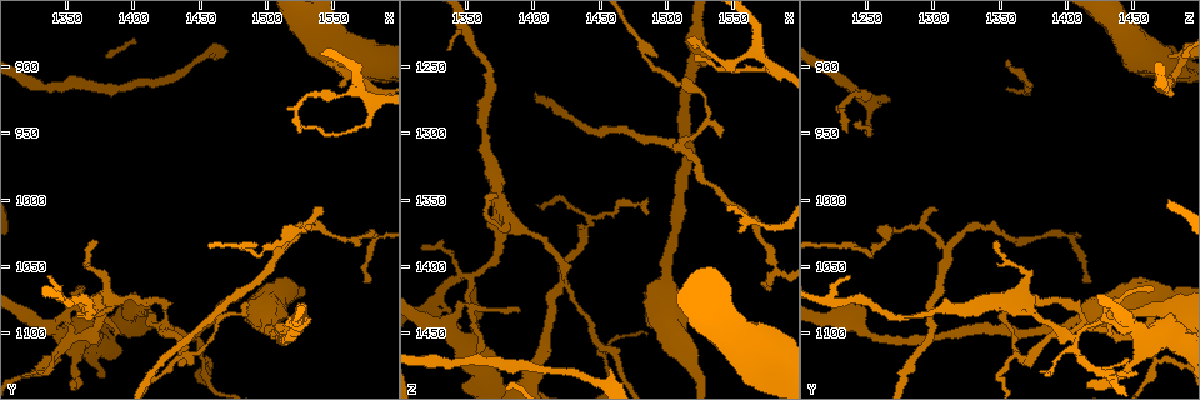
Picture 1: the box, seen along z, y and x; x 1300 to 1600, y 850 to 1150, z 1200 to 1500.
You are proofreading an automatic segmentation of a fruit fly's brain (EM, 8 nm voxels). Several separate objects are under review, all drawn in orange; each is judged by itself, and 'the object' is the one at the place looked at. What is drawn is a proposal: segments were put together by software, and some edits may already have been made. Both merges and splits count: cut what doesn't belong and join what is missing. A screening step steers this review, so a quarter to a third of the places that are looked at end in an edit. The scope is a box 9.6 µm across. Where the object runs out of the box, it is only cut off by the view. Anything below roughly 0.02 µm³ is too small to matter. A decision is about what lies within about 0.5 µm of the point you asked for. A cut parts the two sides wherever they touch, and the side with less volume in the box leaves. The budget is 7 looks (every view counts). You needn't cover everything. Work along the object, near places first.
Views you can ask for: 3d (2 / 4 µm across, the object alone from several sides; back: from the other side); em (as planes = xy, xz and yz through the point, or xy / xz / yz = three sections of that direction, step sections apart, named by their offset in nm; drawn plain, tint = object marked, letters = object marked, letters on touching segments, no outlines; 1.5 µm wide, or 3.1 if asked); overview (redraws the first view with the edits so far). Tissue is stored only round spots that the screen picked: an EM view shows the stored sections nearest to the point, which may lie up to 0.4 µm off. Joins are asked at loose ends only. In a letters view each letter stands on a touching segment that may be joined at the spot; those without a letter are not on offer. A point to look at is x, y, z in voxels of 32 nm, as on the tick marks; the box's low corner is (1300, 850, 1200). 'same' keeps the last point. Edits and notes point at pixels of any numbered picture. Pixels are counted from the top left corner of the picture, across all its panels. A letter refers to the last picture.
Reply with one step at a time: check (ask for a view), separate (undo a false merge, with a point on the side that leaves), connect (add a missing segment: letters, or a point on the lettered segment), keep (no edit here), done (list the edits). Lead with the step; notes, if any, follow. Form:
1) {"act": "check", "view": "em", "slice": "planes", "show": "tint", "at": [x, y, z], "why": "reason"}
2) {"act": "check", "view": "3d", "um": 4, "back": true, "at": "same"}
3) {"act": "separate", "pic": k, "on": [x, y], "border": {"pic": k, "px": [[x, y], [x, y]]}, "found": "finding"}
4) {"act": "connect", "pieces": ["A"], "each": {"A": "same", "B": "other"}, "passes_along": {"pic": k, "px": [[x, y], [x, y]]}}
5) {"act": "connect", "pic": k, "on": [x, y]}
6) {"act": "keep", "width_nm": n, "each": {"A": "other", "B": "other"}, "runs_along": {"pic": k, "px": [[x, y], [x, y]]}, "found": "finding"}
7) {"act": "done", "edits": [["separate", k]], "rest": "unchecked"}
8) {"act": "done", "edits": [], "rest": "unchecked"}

{"act": "check", "view": "3d", "um": 4, "at": [1574, 1062, 1412], "why": "tapers out"}

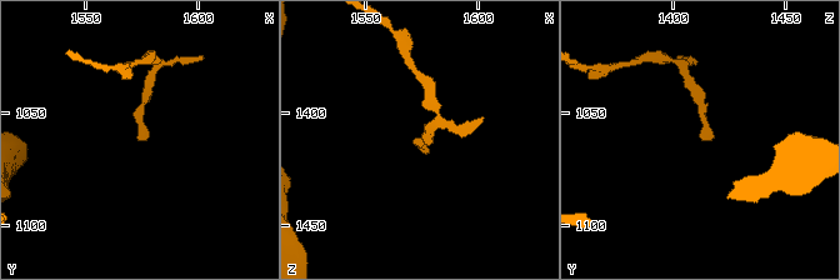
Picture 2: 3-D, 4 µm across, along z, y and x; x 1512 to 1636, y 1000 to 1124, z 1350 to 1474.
{"act": "check", "view": "em", "slice": "planes", "show": "letters", "at": [1573, 1062, 1412]}

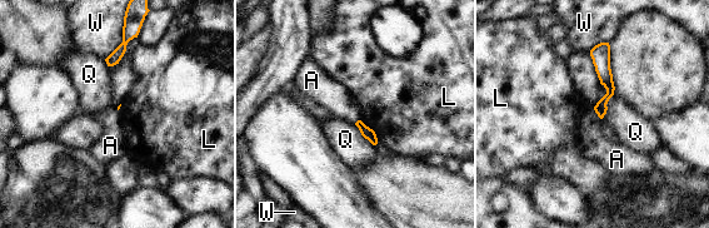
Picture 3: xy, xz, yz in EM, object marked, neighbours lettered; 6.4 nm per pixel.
{"act": "keep", "each": {"A": "other", "L": "other", "Q": "other", "W": "other"}, "runs_along": {"pic": 3, "px": [[605, 45], [609, 94], [600, 113]]}, "found": "no lettered segment goes on from it"}

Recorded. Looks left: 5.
{"act": "check", "view": "em", "slice": "planes", "show": "tint", "at": [1442, 1120, 1368], "why": "thick turns thin"}

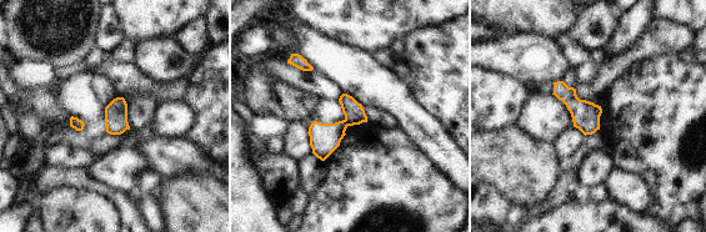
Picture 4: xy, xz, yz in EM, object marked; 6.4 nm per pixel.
{"act": "check", "view": "em", "slice": "planes", "show": "letters", "at": "same"}

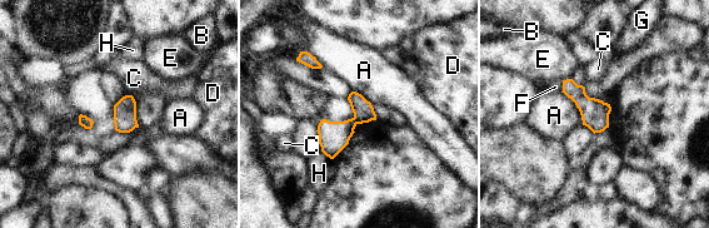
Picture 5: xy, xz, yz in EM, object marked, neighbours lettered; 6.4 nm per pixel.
{"act": "separate", "pic": 5, "on": [363, 110], "width_nm": 130, "each": {"A": "other", "B": "other", "C": "other", "D": "other", "E": "other", "F": "other", "G": "other", "H": "other"}, "border": {"pic": 5, "px": [[353, 118], [357, 123]]}, "found": "a second neuron is stuck on"}

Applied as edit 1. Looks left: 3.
{"act": "check", "view": "overview", "why": "redraw"}

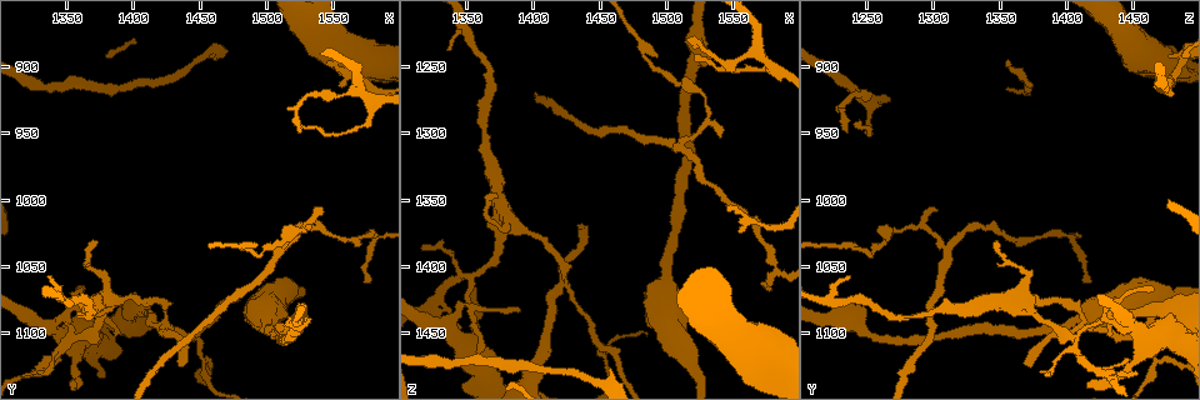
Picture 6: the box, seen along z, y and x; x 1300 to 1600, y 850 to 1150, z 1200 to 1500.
{"act": "check", "view": "em", "slice": "yz", "step": 8, "show": "letters", "at": [1510, 1034, 1306], "why": "branch point"}

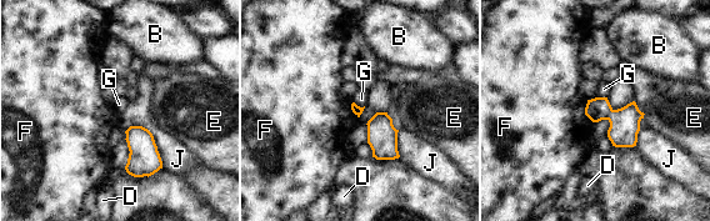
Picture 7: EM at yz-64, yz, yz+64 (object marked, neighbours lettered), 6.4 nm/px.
{"act": "keep", "each": {"B": "other", "D": "other", "E": "other", "F": "other", "G": "other", "J": "other"}, "border": {"pic": 7, "px": [[354, 103], [364, 106]]}, "found": "continuous, no second neuron"}

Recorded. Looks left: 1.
{"act": "done", "edits": [["separate", 5]], "rest": "unchecked"}

